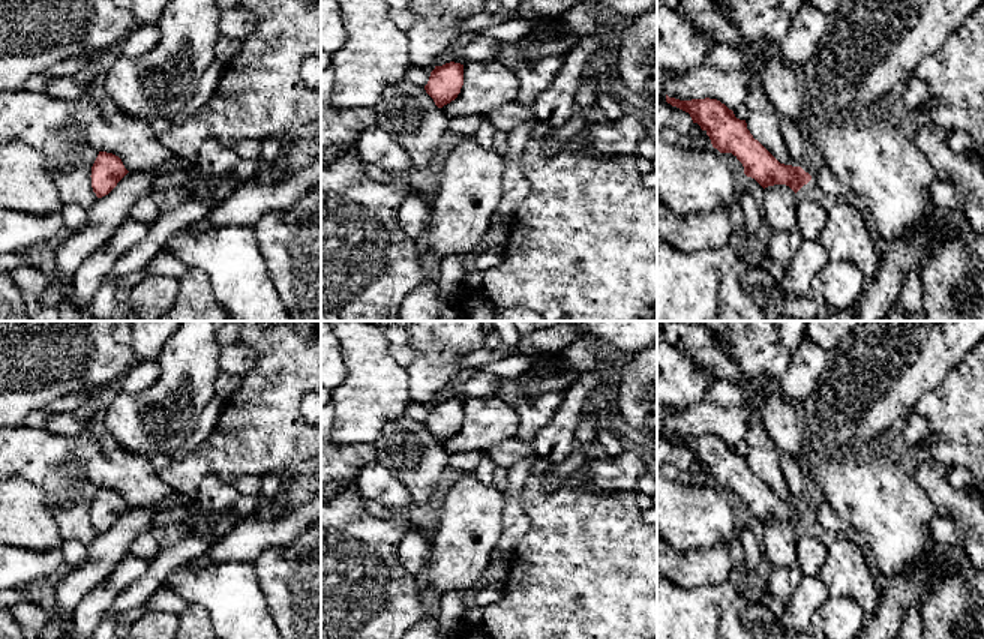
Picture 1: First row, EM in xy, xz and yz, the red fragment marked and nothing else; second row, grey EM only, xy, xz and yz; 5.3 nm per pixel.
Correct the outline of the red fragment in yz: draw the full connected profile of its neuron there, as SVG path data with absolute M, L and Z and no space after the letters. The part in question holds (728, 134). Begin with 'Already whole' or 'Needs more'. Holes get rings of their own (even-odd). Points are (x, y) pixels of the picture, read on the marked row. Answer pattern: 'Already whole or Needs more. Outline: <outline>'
Already whole. Outline: M666 94L666 102L690 114L693 123L698 123L711 140L714 148L720 153L732 153L744 166L744 174L754 178L764 189L774 184L786 184L795 194L812 180L812 176L801 166L780 164L747 129L746 120L735 117L734 111L717 99L680 100Z

